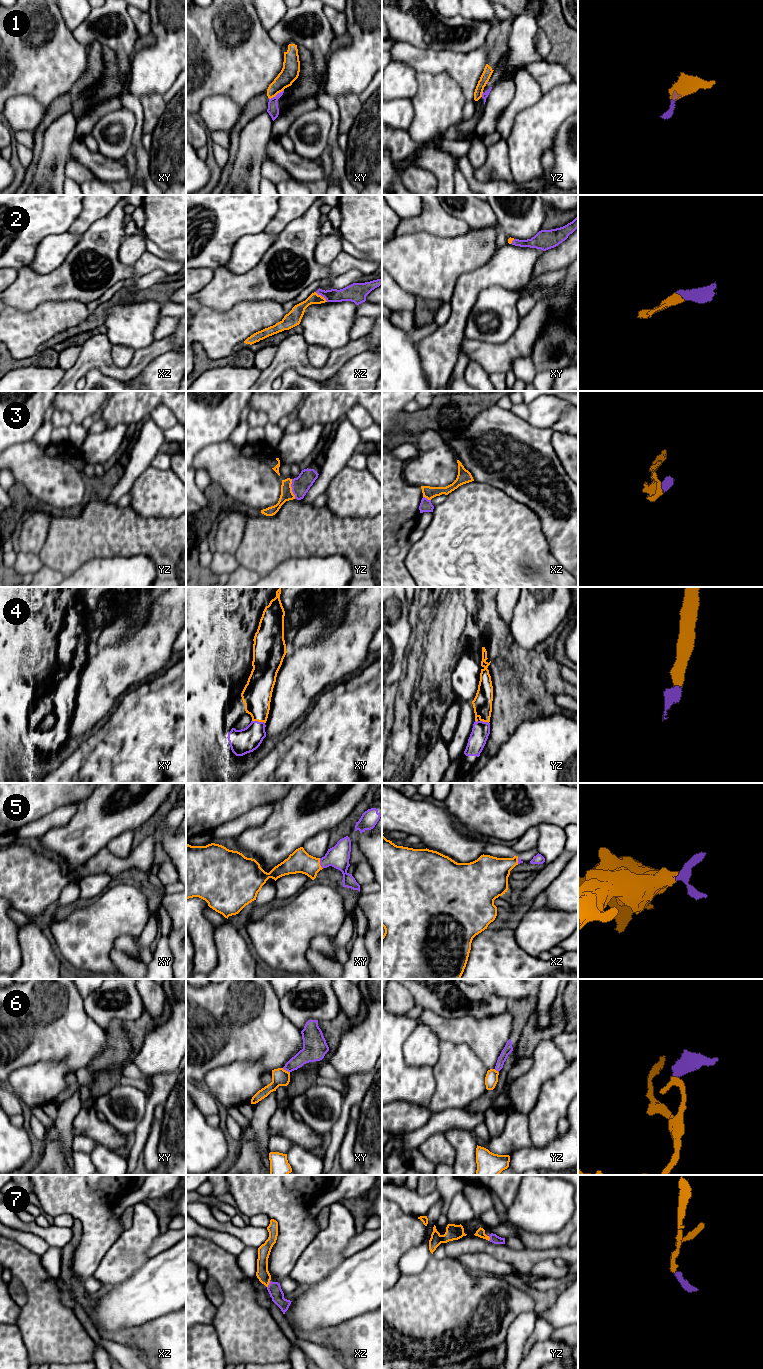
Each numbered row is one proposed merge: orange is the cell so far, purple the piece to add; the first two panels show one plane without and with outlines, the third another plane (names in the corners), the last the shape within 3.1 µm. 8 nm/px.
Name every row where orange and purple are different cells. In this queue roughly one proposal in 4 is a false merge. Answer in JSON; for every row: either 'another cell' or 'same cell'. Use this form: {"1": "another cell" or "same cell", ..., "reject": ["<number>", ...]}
{"1": "another cell", "2": "same cell", "3": "same cell", "4": "same cell", "5": "same cell", "6": "another cell", "7": "same cell", "reject": ["1", "6"]}

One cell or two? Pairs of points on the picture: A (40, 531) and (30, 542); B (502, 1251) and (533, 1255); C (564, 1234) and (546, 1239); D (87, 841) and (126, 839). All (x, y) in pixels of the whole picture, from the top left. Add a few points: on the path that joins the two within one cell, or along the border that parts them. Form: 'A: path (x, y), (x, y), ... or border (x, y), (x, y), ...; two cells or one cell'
A: path (37, 534), (32, 539); one cell
B: path (510, 1255), (525, 1255); one cell
C: path (560, 1238), (550, 1239); one cell
D: border (133, 831), (120, 833), (106, 846); two cells

